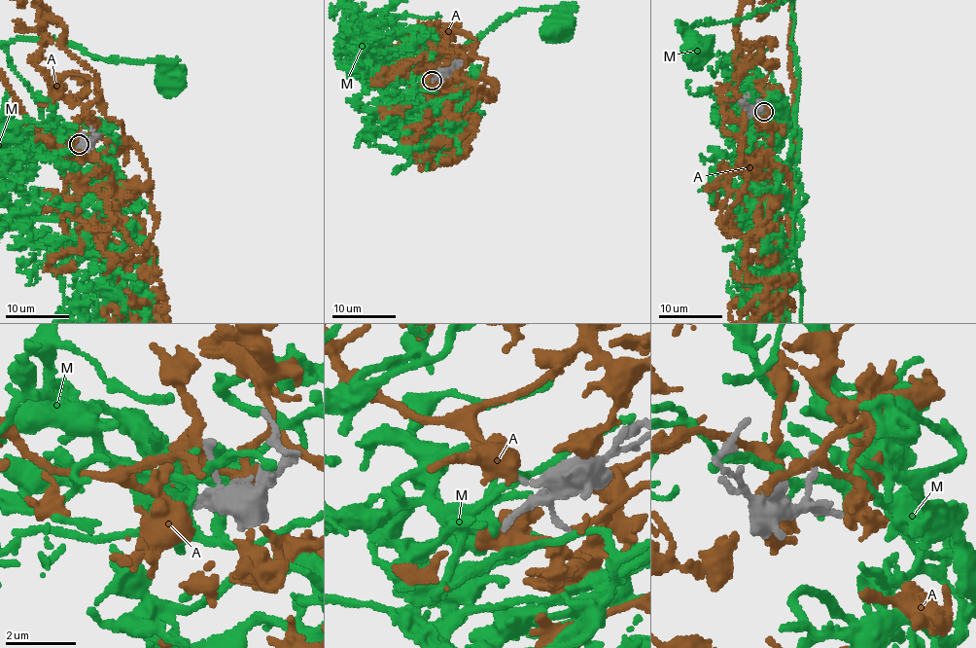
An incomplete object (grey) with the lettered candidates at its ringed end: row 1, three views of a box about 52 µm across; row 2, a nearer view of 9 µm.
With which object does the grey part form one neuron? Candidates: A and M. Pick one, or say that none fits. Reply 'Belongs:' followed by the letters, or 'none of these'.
Belongs: none of these

